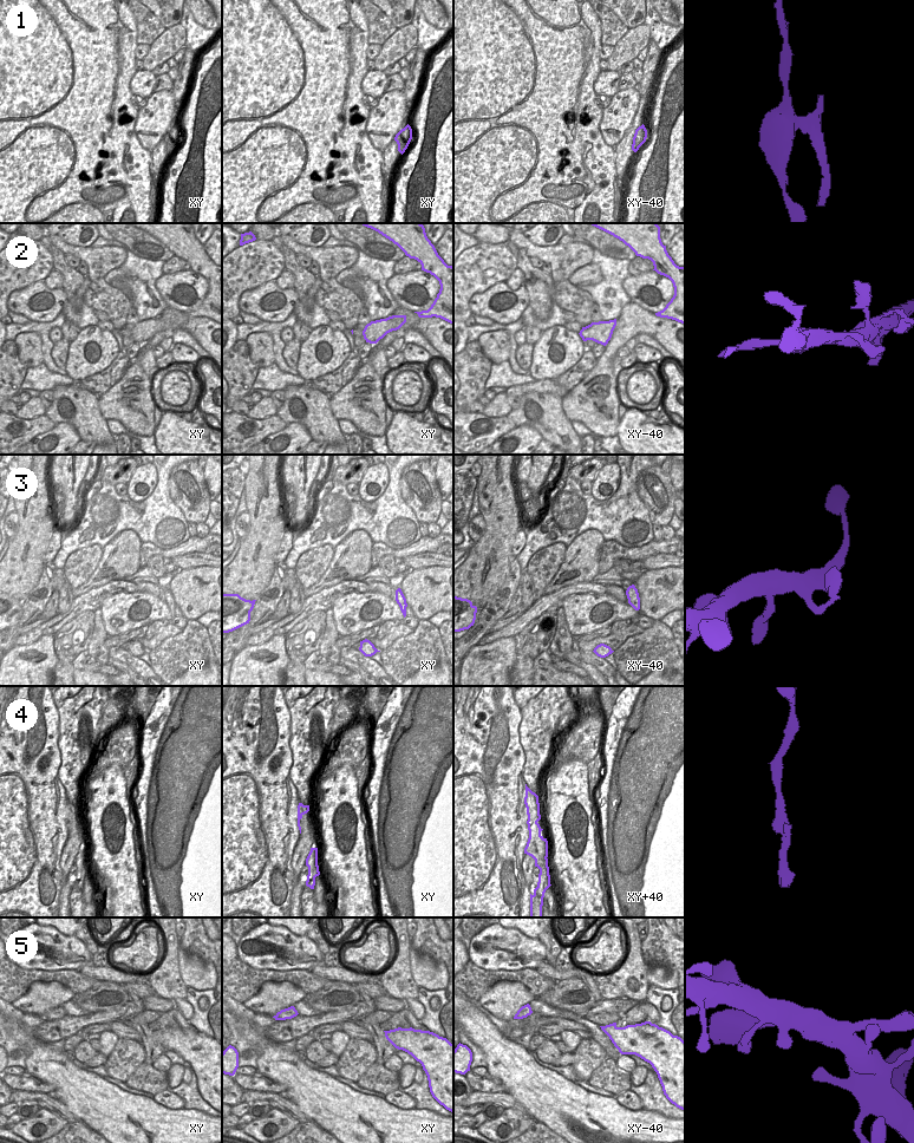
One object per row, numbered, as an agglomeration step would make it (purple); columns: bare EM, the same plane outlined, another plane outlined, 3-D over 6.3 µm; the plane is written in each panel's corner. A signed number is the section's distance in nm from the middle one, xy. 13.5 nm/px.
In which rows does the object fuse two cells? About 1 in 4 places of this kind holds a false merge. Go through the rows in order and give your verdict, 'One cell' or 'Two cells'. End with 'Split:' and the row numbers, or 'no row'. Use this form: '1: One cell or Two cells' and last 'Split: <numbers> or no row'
1: One cell
2: One cell
3: One cell
4: One cell
5: One cell
Split: no row.

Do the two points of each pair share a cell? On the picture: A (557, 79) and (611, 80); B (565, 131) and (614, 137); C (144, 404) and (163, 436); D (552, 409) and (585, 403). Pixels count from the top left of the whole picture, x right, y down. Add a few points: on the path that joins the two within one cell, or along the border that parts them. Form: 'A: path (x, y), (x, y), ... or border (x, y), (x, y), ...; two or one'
A: border (601, 71), (594, 83), (595, 93); two
B: border (602, 109), (600, 134), (602, 139), (613, 148); two
C: border (156, 426), (152, 433); two
D: border (561, 398), (562, 411), (570, 420); two

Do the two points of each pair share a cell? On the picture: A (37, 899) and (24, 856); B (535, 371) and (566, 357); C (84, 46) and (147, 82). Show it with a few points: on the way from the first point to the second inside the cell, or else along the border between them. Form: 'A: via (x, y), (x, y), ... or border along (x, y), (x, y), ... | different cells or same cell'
A: via (31, 888), (24, 867) | same cell
B: via (542, 367), (546, 364), (559, 363) | same cell
C: border along (137, 71), (130, 82), (132, 95) | different cells

